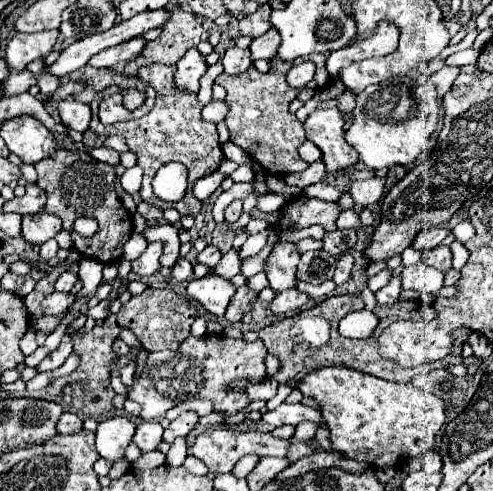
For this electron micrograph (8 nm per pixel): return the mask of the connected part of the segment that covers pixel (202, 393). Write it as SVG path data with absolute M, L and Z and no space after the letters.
M225 334L193 338L189 336L177 350L161 350L149 352L147 362L139 376L133 378L133 384L127 388L127 396L141 406L141 418L153 420L165 416L169 408L175 406L175 390L177 394L191 394L199 398L209 398L217 412L235 414L243 410L249 400L245 392L227 390L227 386L237 378L247 378L251 382L259 382L265 378L265 356L267 348L261 340L245 342L227 338Z

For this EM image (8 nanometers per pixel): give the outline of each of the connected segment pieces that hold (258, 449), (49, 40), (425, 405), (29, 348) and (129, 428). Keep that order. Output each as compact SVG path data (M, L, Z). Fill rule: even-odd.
M209 428L195 438L191 454L197 456L213 474L223 474L223 472L231 472L233 466L237 464L237 460L241 460L247 454L285 458L289 446L291 446L289 440L275 438L271 432L261 432L261 430L239 432L239 430L227 430L227 428Z
M43 30L37 34L17 32L7 44L7 66L15 68L15 72L25 72L29 62L45 58L53 50L57 36L57 30Z
M351 368L313 370L301 380L299 390L323 408L333 450L377 468L399 466L407 458L433 450L437 432L445 422L445 404L433 392L413 384L387 382Z
M29 324L25 336L23 336L23 338L21 338L19 342L19 346L24 356L30 355L38 348L38 344L36 343L35 337L35 330L33 329L32 325Z
M113 416L97 426L97 452L107 460L117 460L123 456L127 444L131 442L135 432L135 424L125 416Z

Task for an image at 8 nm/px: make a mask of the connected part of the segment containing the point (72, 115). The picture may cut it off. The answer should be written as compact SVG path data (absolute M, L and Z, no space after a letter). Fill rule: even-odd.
M63 100L57 104L57 112L61 116L61 122L71 126L73 130L85 132L91 122L91 108L89 104L77 102L77 100Z

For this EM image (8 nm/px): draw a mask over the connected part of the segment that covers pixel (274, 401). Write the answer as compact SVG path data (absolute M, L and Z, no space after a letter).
M279 385L277 394L266 403L268 411L274 410L276 407L284 403L287 396L294 390L294 388L287 385Z

